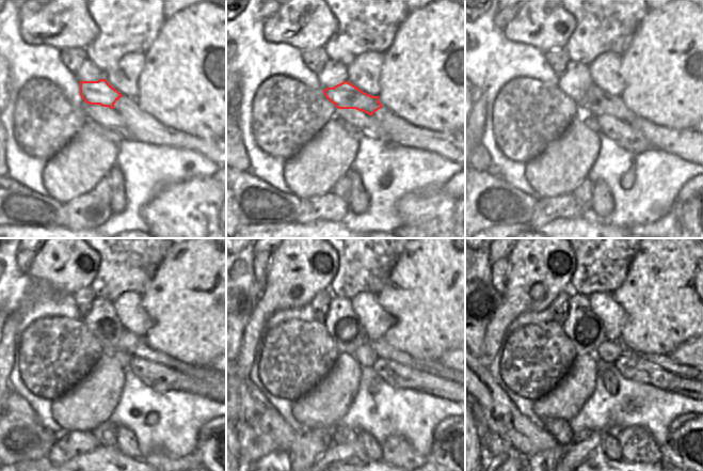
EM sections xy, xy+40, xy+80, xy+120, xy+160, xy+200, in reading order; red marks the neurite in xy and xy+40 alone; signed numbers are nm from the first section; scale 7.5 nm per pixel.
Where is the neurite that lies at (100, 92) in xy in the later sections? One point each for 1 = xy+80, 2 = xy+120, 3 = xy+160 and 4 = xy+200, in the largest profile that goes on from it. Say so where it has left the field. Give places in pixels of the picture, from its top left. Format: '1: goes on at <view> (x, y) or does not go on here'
1: goes on at xy+80 (595, 101)
2: goes on at xy+120 (136, 346)
3: goes on at xy+160 (383, 350)
4: goes on at xy+200 (665, 362)

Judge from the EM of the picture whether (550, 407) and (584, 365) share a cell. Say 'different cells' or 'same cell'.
same cell

